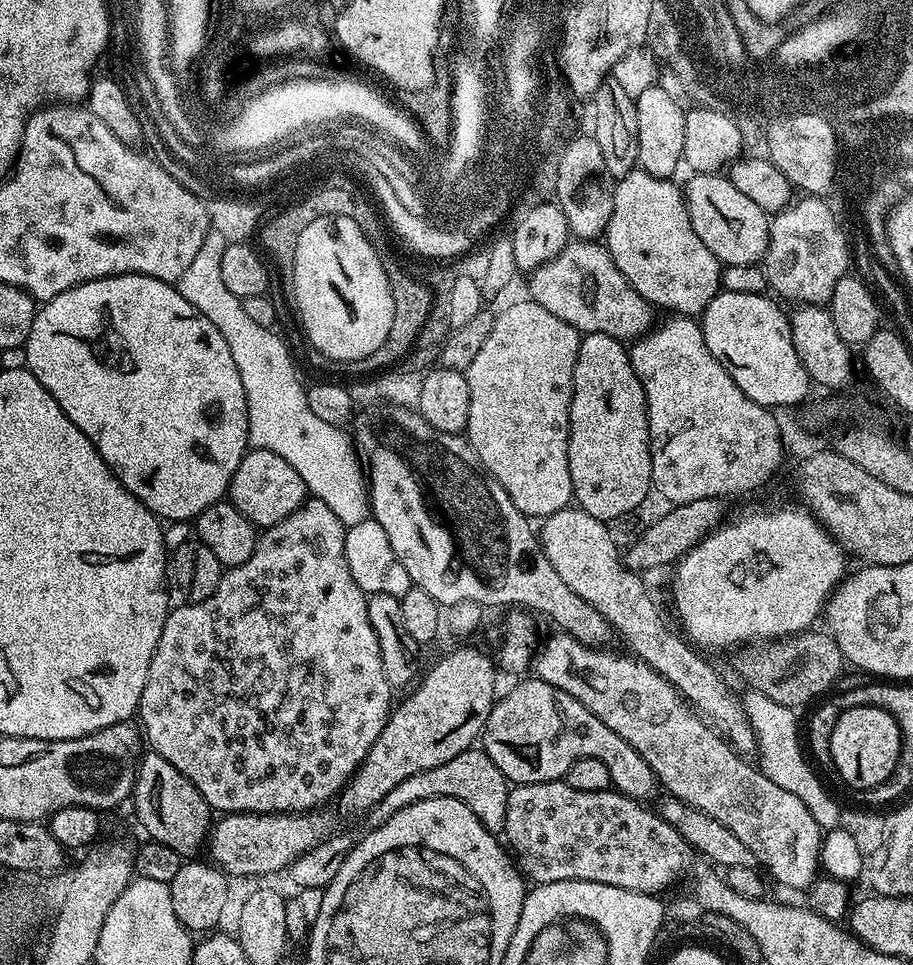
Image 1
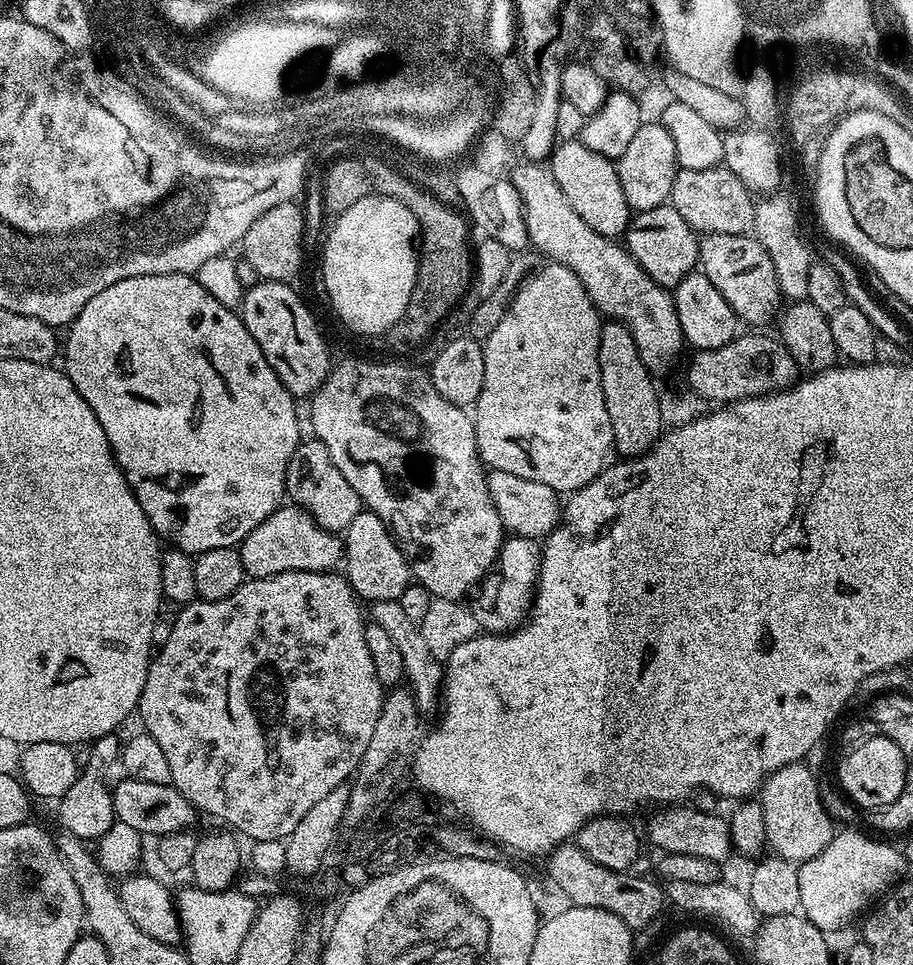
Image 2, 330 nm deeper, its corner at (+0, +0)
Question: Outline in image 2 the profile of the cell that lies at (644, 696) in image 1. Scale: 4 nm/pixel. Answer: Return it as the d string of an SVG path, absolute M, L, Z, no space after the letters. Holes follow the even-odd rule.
M513 535L505 539L492 571L479 585L475 593L477 596L473 595L470 600L472 612L477 616L481 629L485 633L511 632L513 628L518 628L524 623L529 615L536 590L541 551L540 540Z

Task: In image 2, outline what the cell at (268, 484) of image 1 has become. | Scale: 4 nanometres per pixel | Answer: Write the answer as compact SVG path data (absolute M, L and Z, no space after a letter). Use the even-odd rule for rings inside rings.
M315 438L301 439L294 450L286 466L284 490L291 503L298 508L305 508L314 522L318 522L318 526L327 532L343 533L362 510L362 501L354 486L342 478L342 470L338 470L338 466L334 466L334 458L330 458L330 450L326 450L326 446L322 446L322 442Z

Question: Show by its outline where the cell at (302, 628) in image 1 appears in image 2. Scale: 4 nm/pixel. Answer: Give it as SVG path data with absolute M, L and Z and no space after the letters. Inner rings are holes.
M294 570L266 578L245 579L244 584L226 598L197 599L179 609L180 613L177 614L164 645L161 648L159 645L148 666L146 686L142 686L138 705L138 717L144 723L141 724L143 731L154 738L154 742L158 742L158 747L166 754L172 787L177 788L195 806L197 813L204 815L205 812L237 833L245 832L252 842L286 841L313 805L325 798L330 790L356 775L356 767L362 762L362 754L366 754L366 746L374 735L374 725L378 723L378 714L386 695L374 674L374 661L370 658L370 649L366 647L366 616L365 613L364 616L360 613L360 607L361 601L339 571Z

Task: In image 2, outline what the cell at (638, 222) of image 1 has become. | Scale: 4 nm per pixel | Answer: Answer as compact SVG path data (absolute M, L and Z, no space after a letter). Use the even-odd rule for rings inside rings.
M579 139L565 140L557 143L550 157L550 171L553 178L562 186L562 194L566 194L566 202L574 206L578 218L603 236L623 237L628 231L630 209L622 194L622 182L616 173L616 165L611 159L595 153Z

